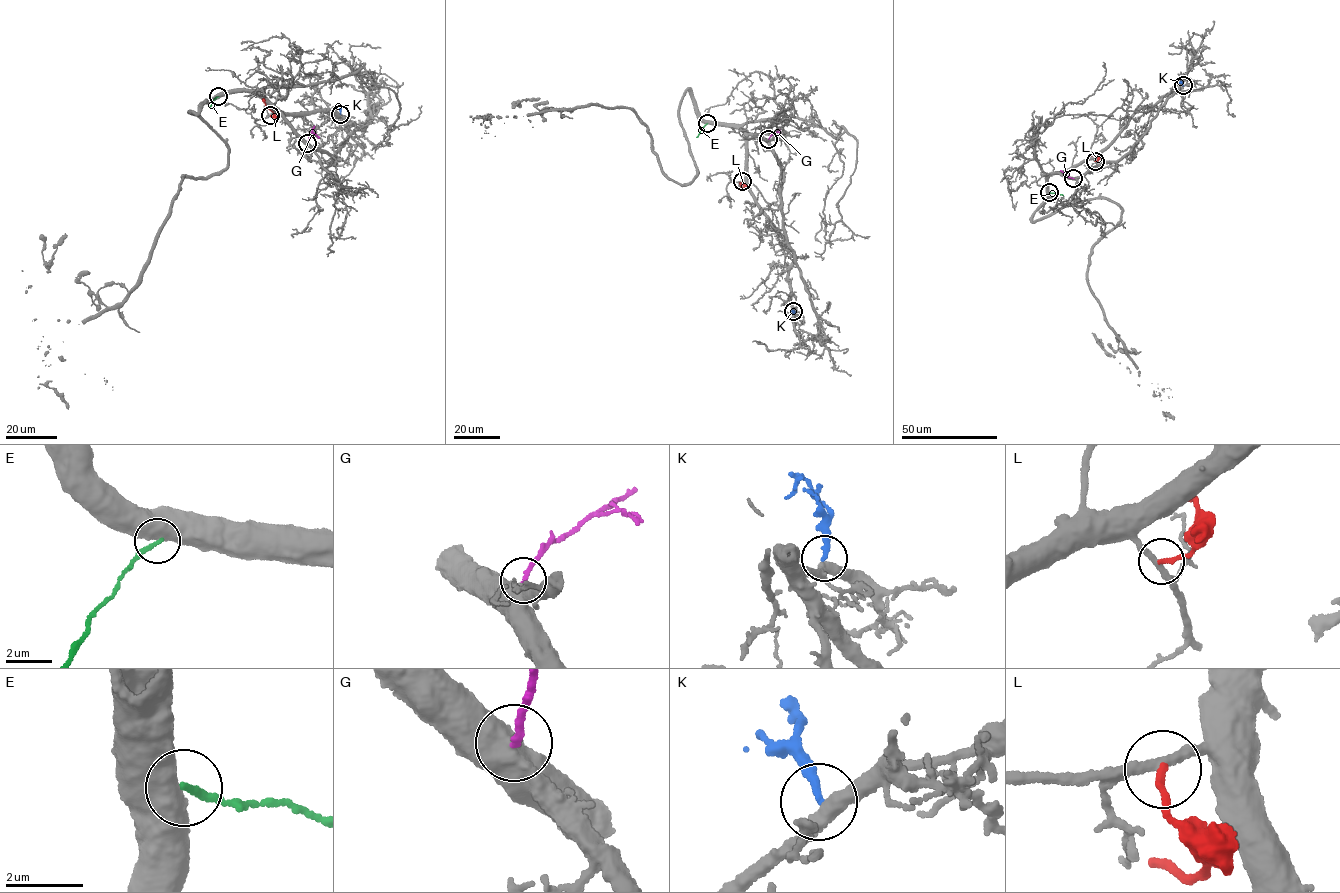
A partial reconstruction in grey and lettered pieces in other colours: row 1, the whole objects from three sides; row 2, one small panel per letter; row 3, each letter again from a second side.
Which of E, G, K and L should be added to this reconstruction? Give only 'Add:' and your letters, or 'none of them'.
Add: G, K

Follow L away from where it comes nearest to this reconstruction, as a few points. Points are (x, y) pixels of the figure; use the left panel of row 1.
L: (270, 115), (273, 116), (272, 111), (262, 98)

